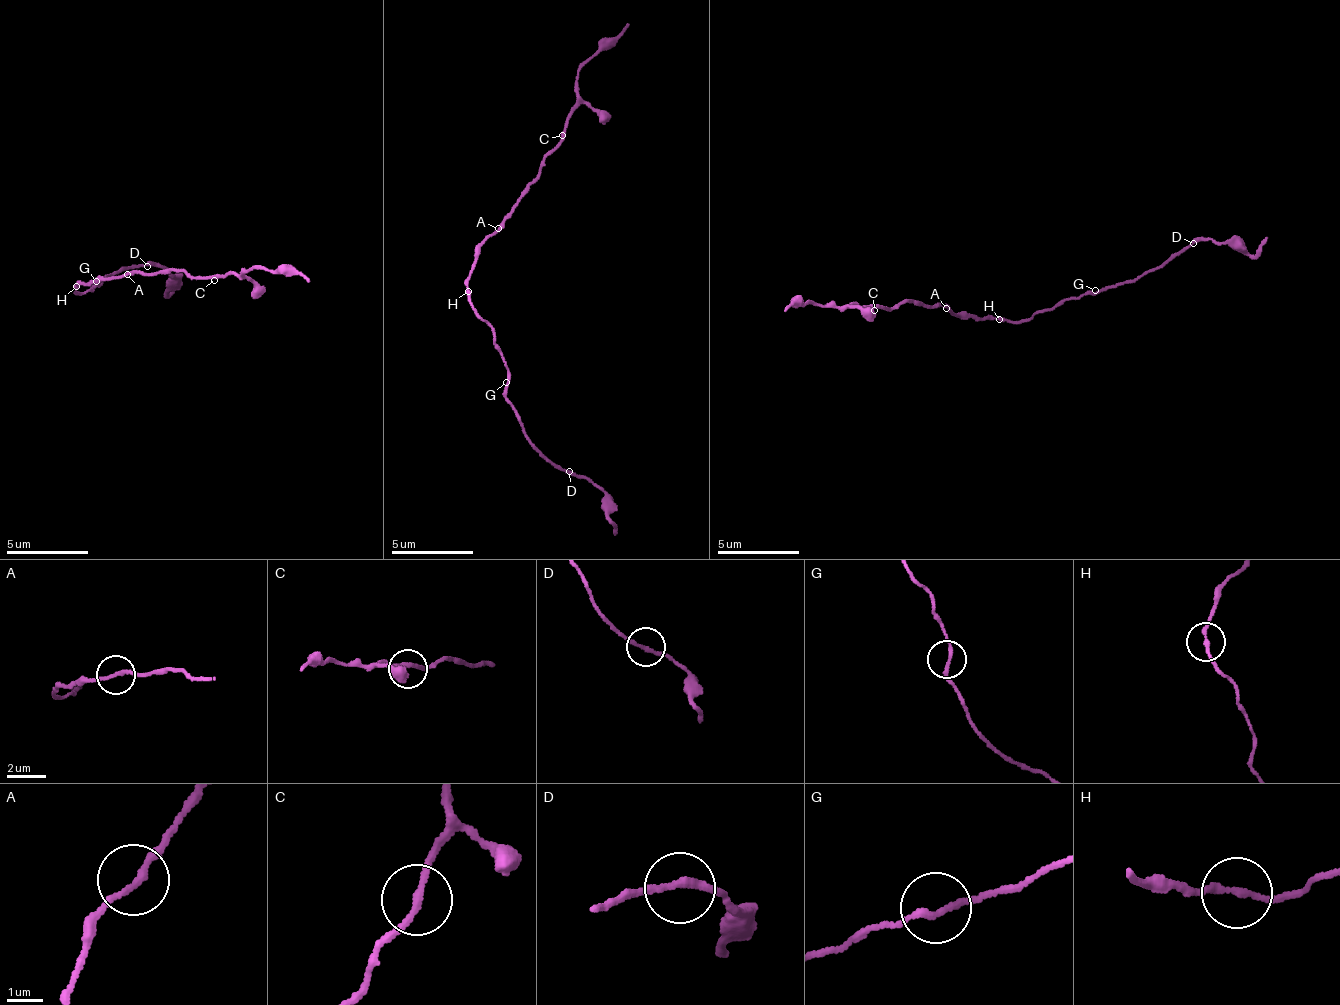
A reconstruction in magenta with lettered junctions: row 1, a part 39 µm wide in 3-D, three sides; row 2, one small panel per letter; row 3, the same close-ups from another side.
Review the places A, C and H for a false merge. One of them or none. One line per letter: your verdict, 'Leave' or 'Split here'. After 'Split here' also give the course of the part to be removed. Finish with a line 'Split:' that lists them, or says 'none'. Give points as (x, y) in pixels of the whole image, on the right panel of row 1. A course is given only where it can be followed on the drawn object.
A: Leave
C: Leave
H: Split here. Course of the part to remove: (998, 319), (1015, 323), (1130, 282), (1202, 240), (1239, 243), (1251, 255), (1267, 238)
Split: H

